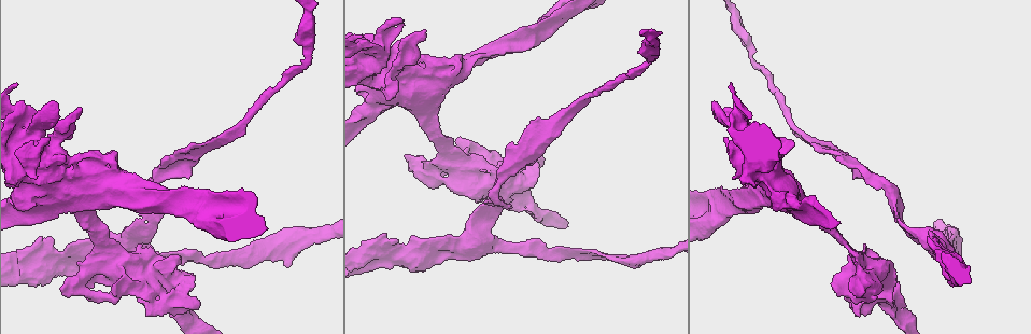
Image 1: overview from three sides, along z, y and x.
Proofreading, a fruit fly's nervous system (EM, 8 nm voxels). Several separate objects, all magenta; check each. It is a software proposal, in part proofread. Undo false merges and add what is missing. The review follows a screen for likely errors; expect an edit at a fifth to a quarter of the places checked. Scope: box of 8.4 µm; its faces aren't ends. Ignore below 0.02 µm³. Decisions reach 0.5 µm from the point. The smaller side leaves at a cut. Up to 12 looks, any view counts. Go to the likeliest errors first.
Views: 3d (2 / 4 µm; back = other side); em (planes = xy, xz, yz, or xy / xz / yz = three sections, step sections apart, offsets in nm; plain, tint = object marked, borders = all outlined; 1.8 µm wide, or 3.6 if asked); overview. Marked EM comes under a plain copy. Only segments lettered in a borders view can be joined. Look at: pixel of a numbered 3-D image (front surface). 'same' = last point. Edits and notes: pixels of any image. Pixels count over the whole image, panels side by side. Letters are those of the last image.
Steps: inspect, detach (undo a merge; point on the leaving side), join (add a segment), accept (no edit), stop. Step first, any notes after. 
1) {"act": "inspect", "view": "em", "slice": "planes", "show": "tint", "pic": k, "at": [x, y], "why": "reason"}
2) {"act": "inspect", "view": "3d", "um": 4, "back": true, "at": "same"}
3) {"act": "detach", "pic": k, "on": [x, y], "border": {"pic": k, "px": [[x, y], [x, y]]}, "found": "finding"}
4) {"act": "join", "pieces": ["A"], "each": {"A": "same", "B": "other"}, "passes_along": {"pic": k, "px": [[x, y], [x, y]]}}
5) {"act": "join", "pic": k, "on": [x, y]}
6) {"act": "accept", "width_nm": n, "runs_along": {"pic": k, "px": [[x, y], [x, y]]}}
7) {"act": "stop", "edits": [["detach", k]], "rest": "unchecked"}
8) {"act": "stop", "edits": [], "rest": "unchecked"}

{"act": "inspect", "view": "3d", "um": 2, "pic": 1, "at": [402, 61], "why": "closes a loop"}

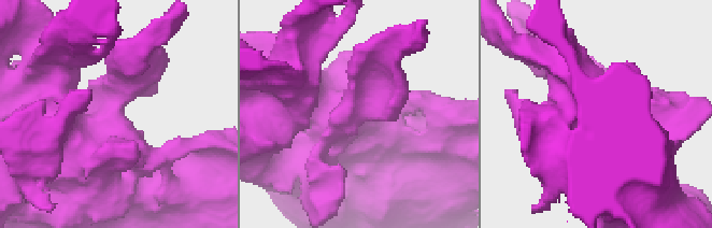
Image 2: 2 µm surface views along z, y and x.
{"act": "inspect", "view": "em", "slice": "planes", "show": "borders", "pic": 2, "at": [351, 114], "arm_widths_nm": [220, 500]}

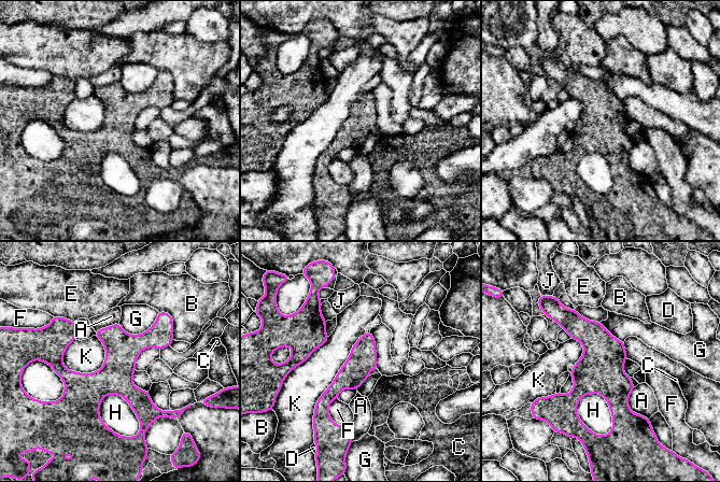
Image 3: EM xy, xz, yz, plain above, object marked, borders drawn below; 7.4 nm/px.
{"act": "accept", "width_nm": 200, "each": {"A": "other", "B": "other", "C": "other", "D": "other", "E": "other", "F": "other", "G": "other", "H": "other", "J": "other", "K": "other"}, "runs_along": {"pic": 3, "px": [[563, 311], [603, 353], [618, 424]]}, "found": "all the same neuron"}

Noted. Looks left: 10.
{"act": "inspect", "view": "em", "um": 3.6, "slice": "planes", "show": "borders", "pic": 1, "at": [538, 117], "why": "tapers out"}

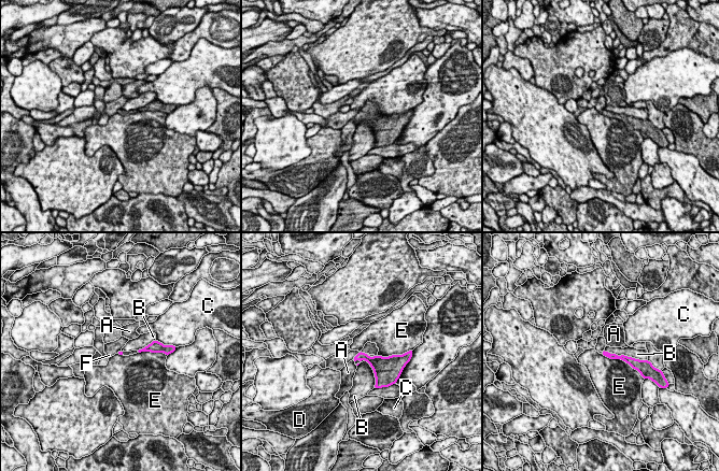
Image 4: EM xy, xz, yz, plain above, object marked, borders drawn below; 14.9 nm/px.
{"act": "accept", "each": {"A": "other", "B": "other", "C": "other", "D": "other", "E": "other", "F": "other"}, "runs_along": {"pic": 4, "px": [[604, 353], [623, 357], [632, 365]]}, "found": "none of them fits"}

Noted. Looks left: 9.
{"act": "inspect", "view": "em", "slice": "xy", "step": 4, "show": "borders", "pic": 1, "at": [82, 281], "why": "touches itself"}

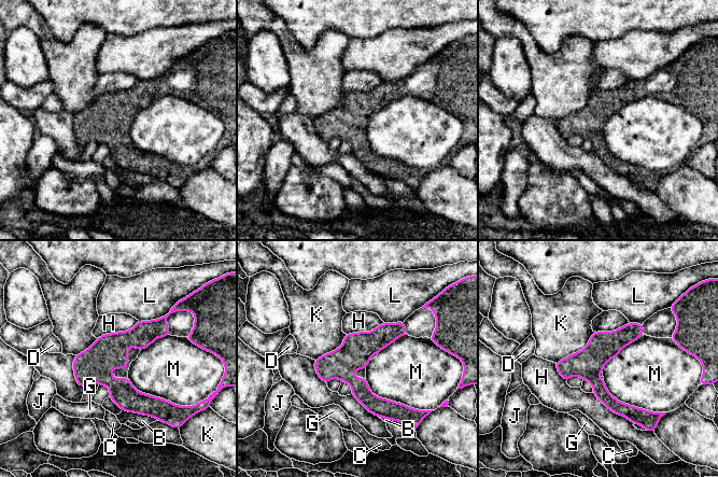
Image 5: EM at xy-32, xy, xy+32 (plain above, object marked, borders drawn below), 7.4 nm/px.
{"act": "inspect", "view": "em", "slice": "planes", "show": "borders", "at": "same", "why": "another direction"}

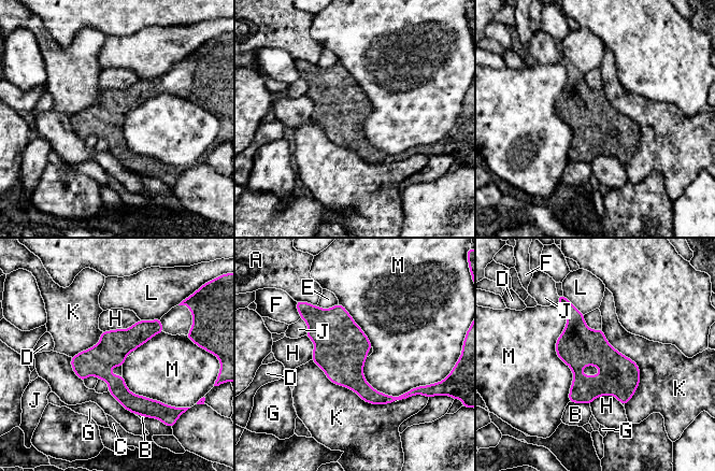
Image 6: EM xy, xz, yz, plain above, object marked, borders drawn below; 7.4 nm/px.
{"act": "accept", "each": {"A": "other", "B": "other", "C": "other", "D": "other", "E": "other", "F": "other", "G": "other", "H": "other", "J": "other", "K": "other", "L": "other", "M": "other"}, "border": {"pic": 6, "px": [[558, 302], [570, 401]]}, "found": "one neuron here"}

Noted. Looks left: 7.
{"act": "inspect", "view": "3d", "um": 4, "pic": 1, "at": [368, 112], "why": "touches itself"}

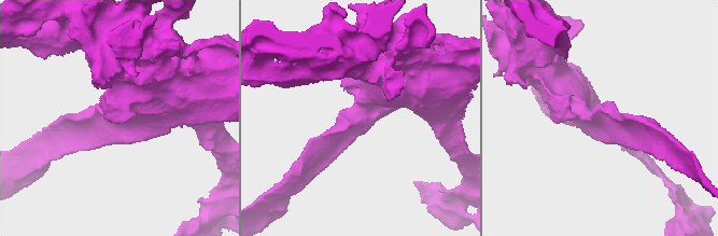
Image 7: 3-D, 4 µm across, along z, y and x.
{"act": "inspect", "view": "em", "slice": "yz", "step": 16, "show": "borders", "pic": 7, "at": [600, 116]}

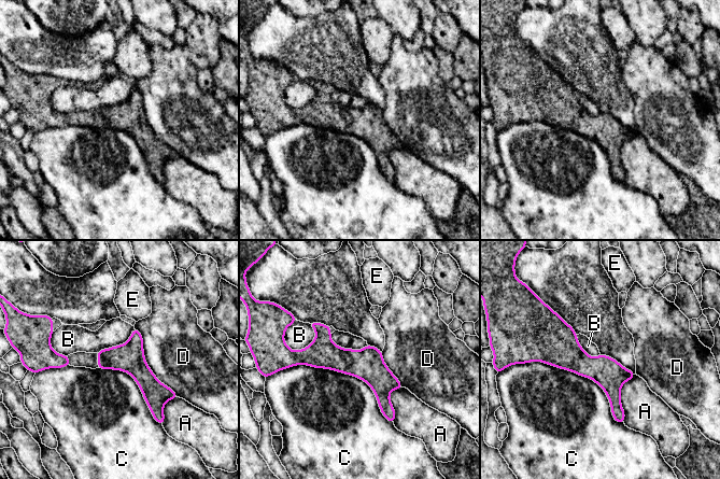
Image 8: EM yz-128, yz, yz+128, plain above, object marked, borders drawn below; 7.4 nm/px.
{"act": "accept", "each": {"A": "other", "B": "other", "C": "other", "D": "other", "E": "other"}, "found": "continuous, no second neuron"}

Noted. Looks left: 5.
{"act": "inspect", "view": "em", "slice": "planes", "show": "borders", "pic": 1, "at": [949, 238], "why": "free end"}

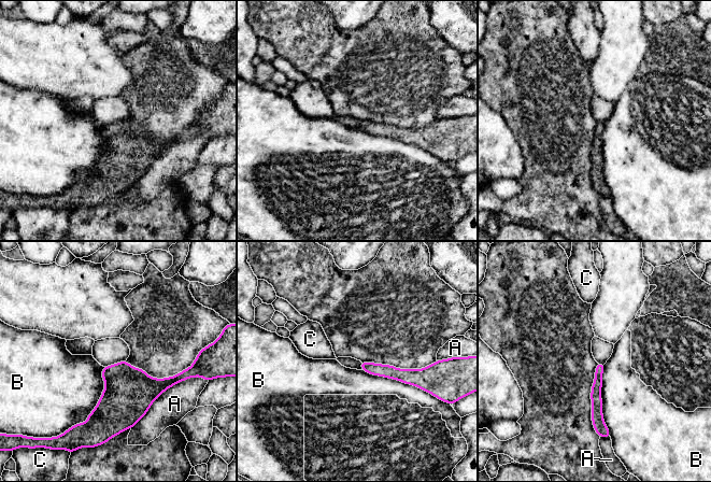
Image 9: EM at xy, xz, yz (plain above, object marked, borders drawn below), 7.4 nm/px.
{"act": "accept", "each": {"A": "other", "B": "other", "C": "other"}, "found": "none of them fits"}

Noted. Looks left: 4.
{"act": "stop", "edits": [], "rest": "unchecked"}

